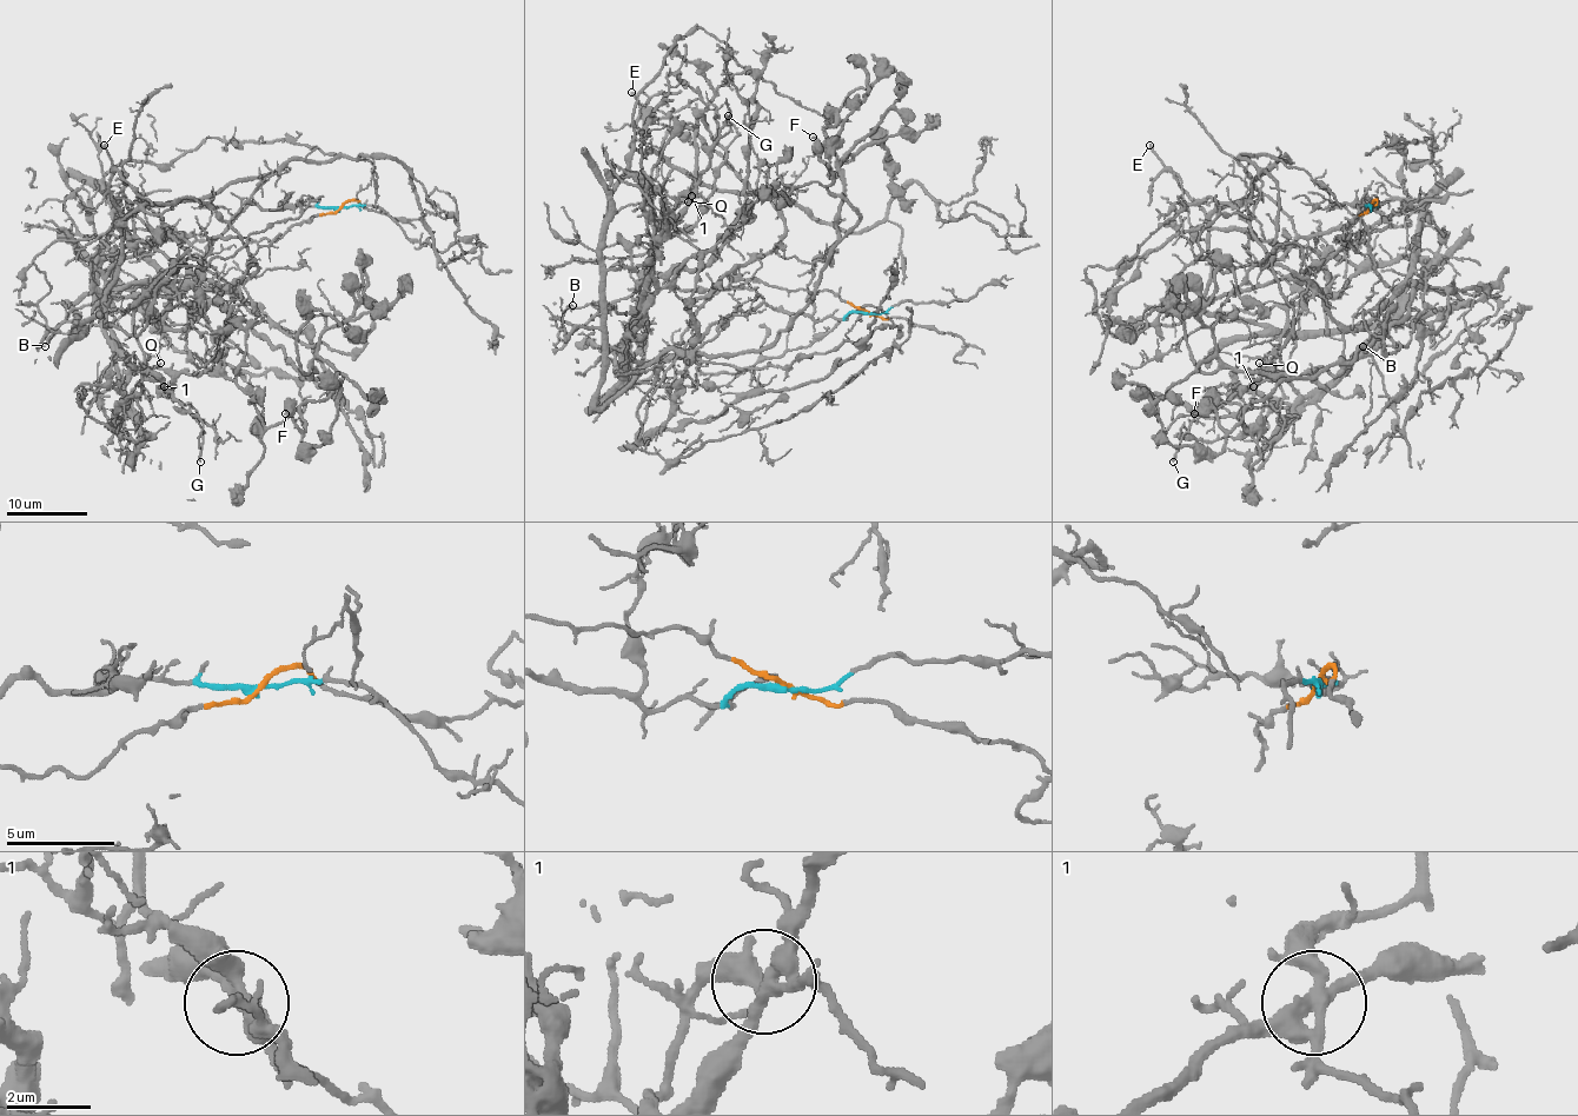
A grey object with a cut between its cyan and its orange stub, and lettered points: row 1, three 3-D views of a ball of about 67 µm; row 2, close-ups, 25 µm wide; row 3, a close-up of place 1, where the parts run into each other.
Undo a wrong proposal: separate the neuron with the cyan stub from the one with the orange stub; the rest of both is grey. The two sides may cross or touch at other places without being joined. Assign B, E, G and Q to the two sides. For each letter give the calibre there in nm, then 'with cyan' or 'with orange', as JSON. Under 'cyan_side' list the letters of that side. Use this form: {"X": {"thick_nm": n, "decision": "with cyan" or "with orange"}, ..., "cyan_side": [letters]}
{"B": {"thick_nm": 130, "decision": "with orange"}, "E": {"thick_nm": 220, "decision": "with orange"}, "G": {"thick_nm": 200, "decision": "with cyan"}, "Q": {"thick_nm": 100, "decision": "with orange"}, "cyan_side": ["G"]}

